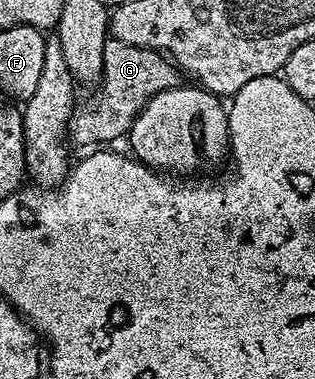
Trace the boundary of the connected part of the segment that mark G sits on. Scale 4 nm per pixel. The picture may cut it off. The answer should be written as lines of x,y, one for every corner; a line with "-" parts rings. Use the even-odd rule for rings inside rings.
108,39
104,43
104,67
100,82
102,94
91,105
84,106
82,113
78,111
73,114
69,124
69,140
78,145
90,145
86,147
102,147
105,141
125,138
146,102
160,95
160,91
179,88
178,77
178,66
165,53

